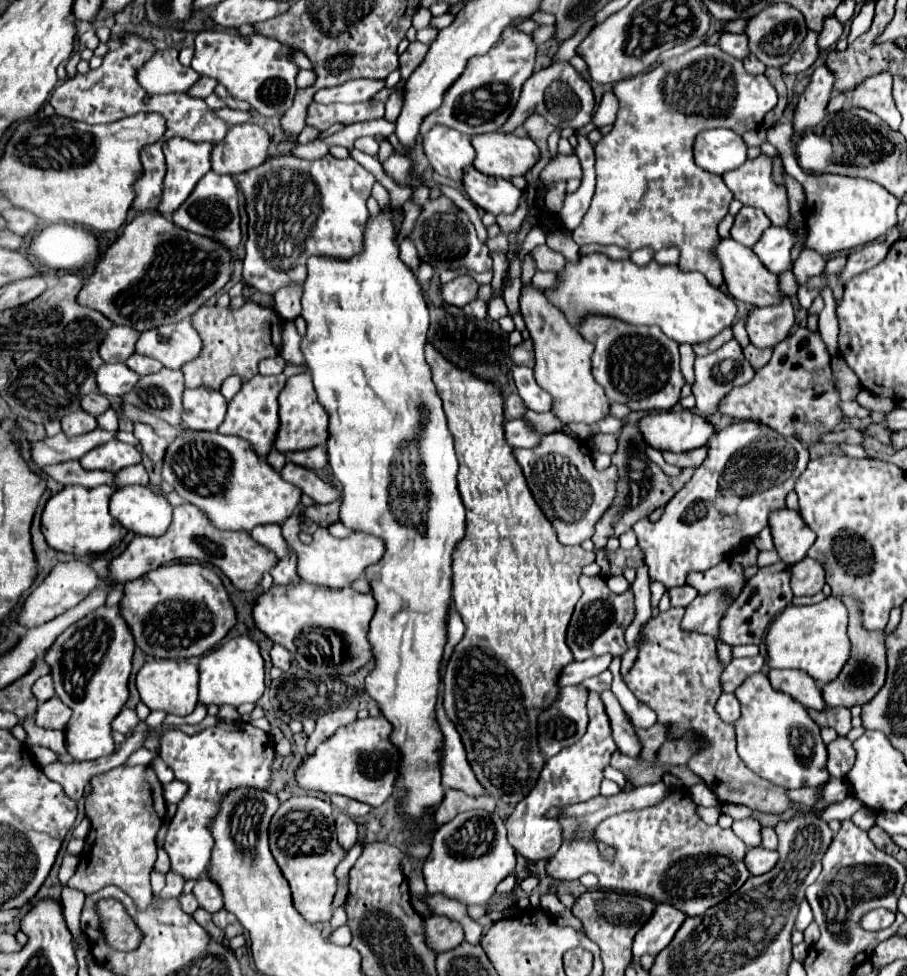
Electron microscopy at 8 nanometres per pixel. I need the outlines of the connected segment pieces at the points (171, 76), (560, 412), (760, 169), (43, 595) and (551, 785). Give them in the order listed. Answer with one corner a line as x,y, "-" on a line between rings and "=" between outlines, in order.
176,48
156,50
154,56
138,68
136,80
150,94
168,94
168,92
186,92
200,76
178,62
=
534,284
520,288
520,312
536,350
534,376
538,386
552,396
552,414
556,414
562,424
594,424
604,418
608,414
608,398
590,374
590,356
594,352
592,344
588,344
576,328
564,320
564,314
556,310
556,306
544,296
544,290
=
760,154
754,160
746,160
740,168
726,172
724,176
724,184
732,190
734,198
740,200
744,206
754,206
760,208
774,226
786,226
790,222
790,212
788,212
788,196
786,196
786,188
776,184
772,178
772,158
766,154
=
68,560
68,562
60,562
54,566
54,570
48,574
48,578
24,600
20,614
18,614
18,624
28,628
36,628
60,614
64,614
68,608
74,608
80,600
84,600
88,596
88,592
92,592
92,588
98,586
98,574
80,560
=
588,692
586,708
590,716
586,734
576,744
564,748
564,752
558,752
544,764
540,772
540,780
536,782
536,788
532,788
532,792
524,800
520,800
520,804
516,804
514,812
506,822
510,844
516,848
516,852
520,852
530,860
548,860
562,844
560,822
558,818
550,818
548,810
586,802
598,796
600,782
604,778
602,772
610,764
612,752
618,748
612,738
610,720
606,716
606,710
598,692

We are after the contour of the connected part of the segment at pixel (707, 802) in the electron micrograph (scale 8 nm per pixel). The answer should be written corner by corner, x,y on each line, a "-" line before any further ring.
703,781
687,789
690,797
698,806
718,806
719,800

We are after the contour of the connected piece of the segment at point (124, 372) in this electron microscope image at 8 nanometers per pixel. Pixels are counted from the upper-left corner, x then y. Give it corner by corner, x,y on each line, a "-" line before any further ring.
104,364
96,372
96,380
98,380
98,388
102,394
124,396
136,386
140,376
132,372
126,364

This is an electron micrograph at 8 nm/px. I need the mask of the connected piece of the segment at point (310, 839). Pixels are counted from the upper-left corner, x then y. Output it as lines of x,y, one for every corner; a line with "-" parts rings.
292,796
282,802
270,822
270,850
292,888
296,910
310,924
328,922
332,918
332,900
337,891
334,870
346,856
336,840
332,804
316,796

